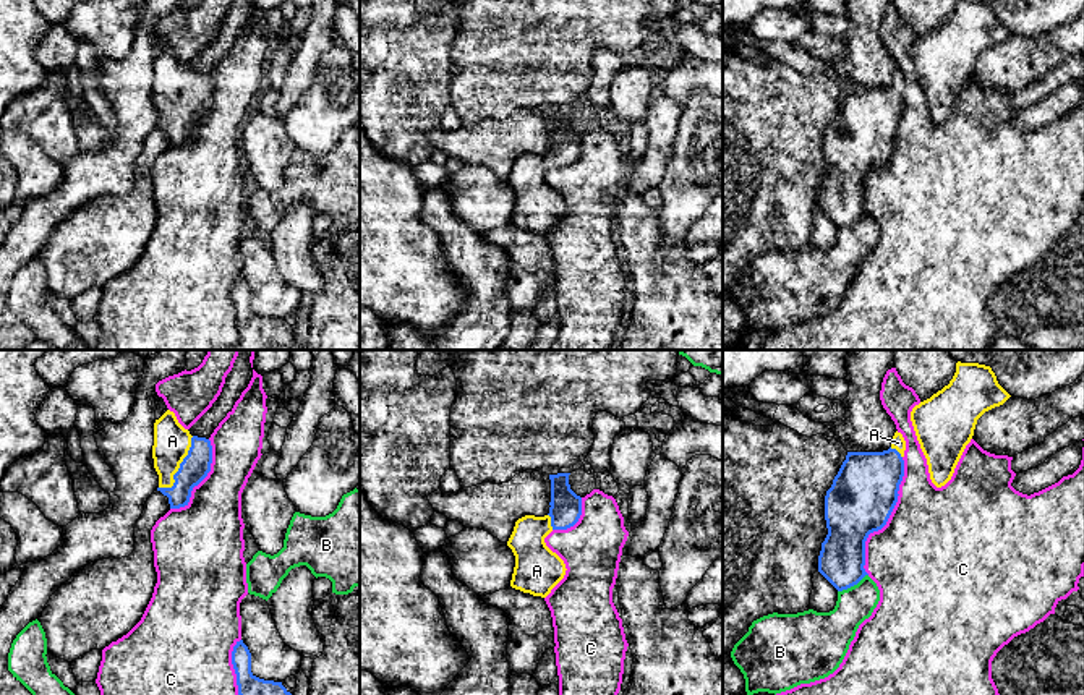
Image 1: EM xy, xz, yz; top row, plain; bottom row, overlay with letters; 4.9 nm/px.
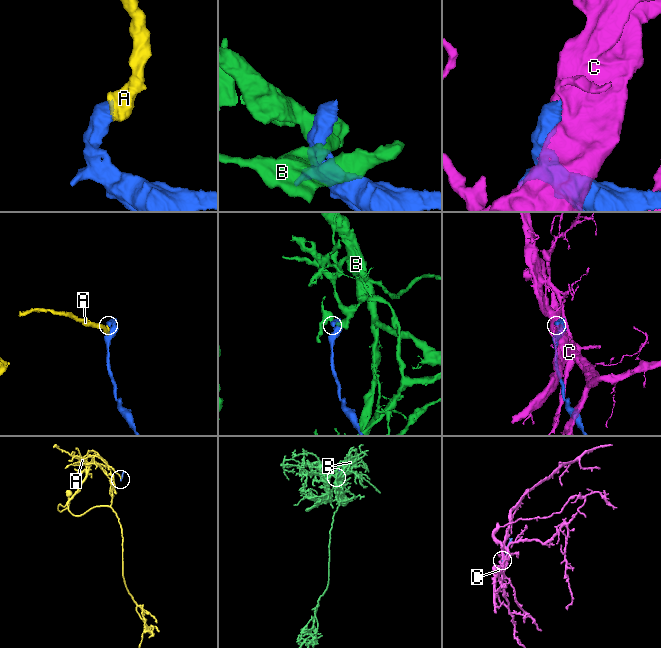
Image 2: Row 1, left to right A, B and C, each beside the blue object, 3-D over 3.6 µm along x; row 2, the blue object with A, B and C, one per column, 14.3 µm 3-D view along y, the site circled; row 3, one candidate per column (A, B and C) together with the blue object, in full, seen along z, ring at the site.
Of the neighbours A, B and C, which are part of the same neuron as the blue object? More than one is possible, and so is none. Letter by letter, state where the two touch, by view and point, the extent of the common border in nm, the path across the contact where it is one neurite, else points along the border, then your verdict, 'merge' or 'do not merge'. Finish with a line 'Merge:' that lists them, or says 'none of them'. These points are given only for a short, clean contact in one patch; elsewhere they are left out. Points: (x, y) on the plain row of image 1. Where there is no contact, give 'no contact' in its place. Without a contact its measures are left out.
A: meets blue in xy at (180, 104); contact 320 nm long; runs through xy (195, 104), (180, 104), (172, 78); merge
B: meets blue in yz at (853, 222); contact 180 nm long; border along yz (867, 211), (838, 229); do not merge
C: meets blue in yz at (888, 154); contact 600 nm long; do not merge
Merge: A

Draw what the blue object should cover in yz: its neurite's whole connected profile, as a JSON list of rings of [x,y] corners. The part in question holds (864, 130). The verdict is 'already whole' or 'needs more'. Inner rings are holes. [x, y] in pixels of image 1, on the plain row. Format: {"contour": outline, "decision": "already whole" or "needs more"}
{"contour": [[[894,70],[891,84],[883,89],[847,89],[831,125],[825,133],[825,157],[828,172],[822,180],[818,209],[838,227],[857,222],[865,212],[865,178],[870,170],[881,167],[896,139],[904,113],[906,78]]], "decision": "needs more"}

